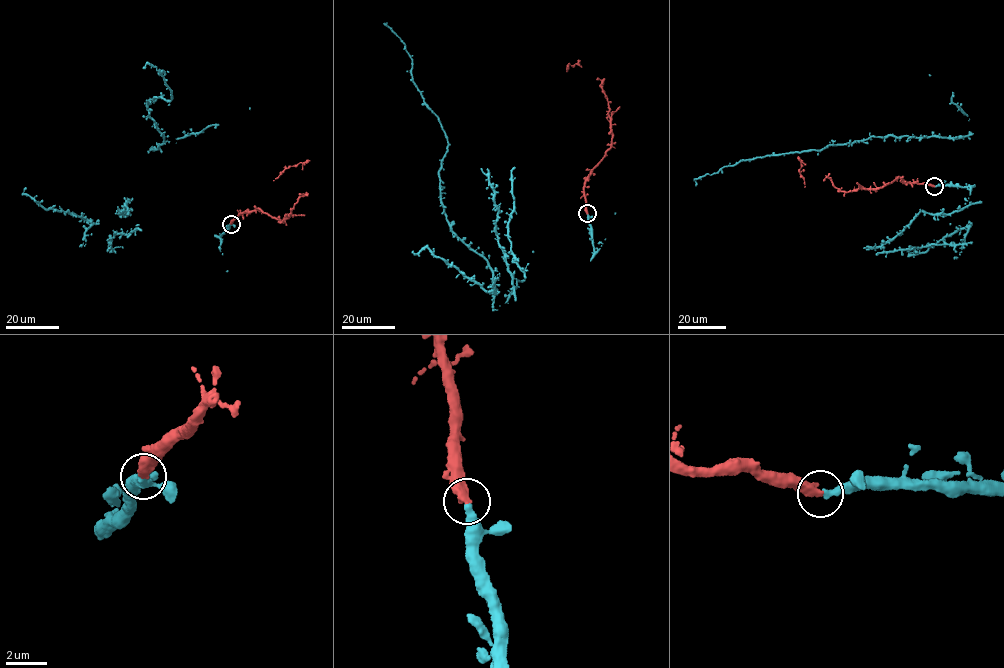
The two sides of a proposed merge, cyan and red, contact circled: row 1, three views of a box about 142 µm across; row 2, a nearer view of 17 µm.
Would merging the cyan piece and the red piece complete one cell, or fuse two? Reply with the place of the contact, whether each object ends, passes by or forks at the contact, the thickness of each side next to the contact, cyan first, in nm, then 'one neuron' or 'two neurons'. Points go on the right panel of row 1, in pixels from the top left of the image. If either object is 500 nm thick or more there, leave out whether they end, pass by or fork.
place (934, 186); cyan ends; red ends; calibres 360 and 460 nm; one neuron

